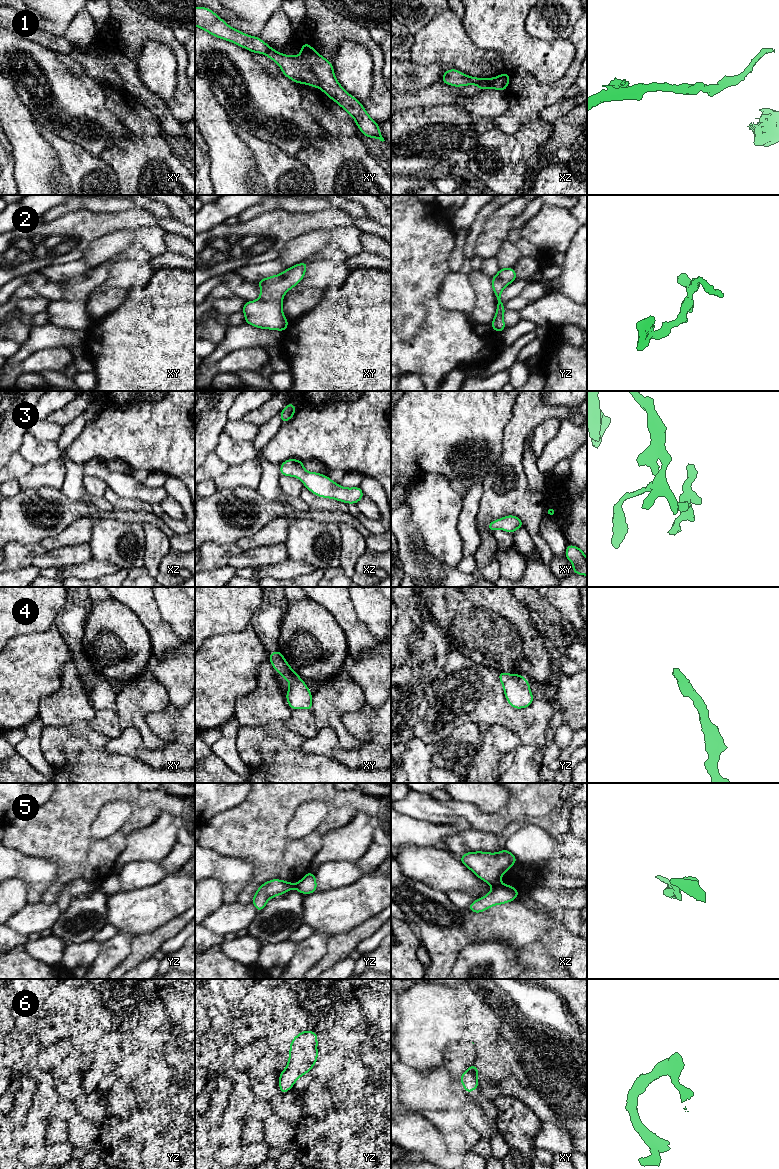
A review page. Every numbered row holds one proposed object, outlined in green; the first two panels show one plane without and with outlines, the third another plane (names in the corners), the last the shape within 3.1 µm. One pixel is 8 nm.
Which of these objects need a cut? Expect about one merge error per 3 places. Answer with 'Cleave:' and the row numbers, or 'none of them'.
Cleave: 5

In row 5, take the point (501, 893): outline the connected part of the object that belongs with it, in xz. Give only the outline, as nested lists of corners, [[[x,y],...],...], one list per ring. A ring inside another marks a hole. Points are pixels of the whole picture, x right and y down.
[[[497,884],[484,897],[472,902],[468,909],[474,913],[481,913],[495,905],[502,905],[514,901],[519,895],[518,889],[508,884]]]

